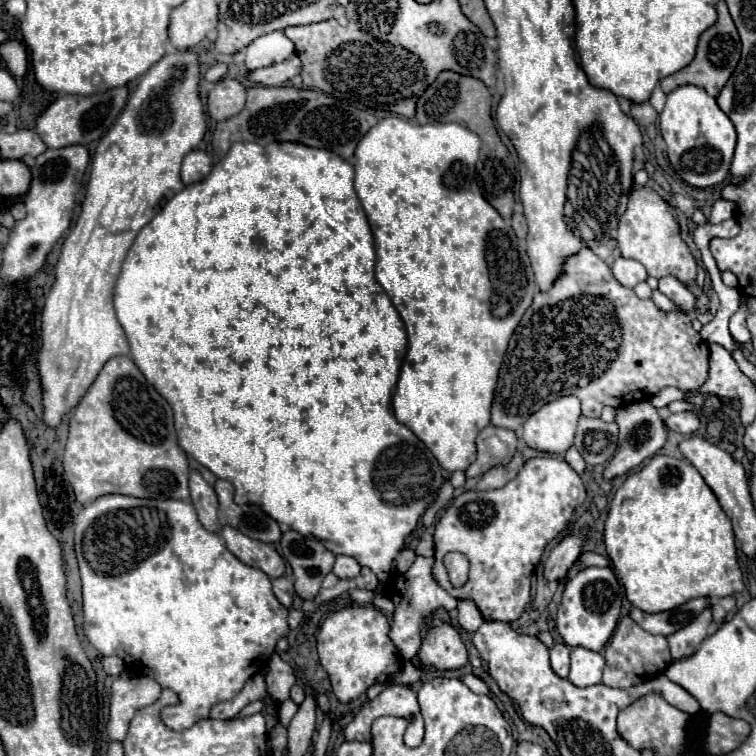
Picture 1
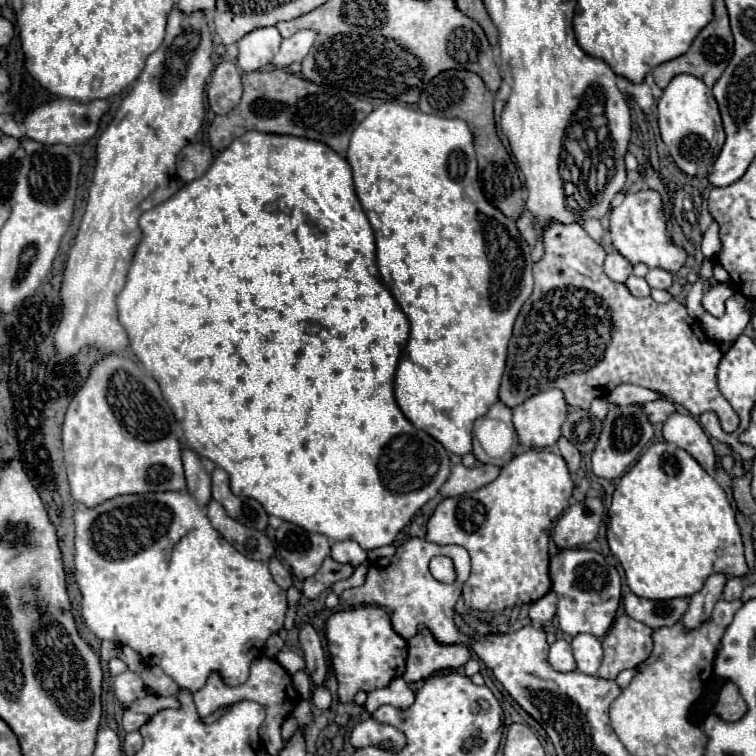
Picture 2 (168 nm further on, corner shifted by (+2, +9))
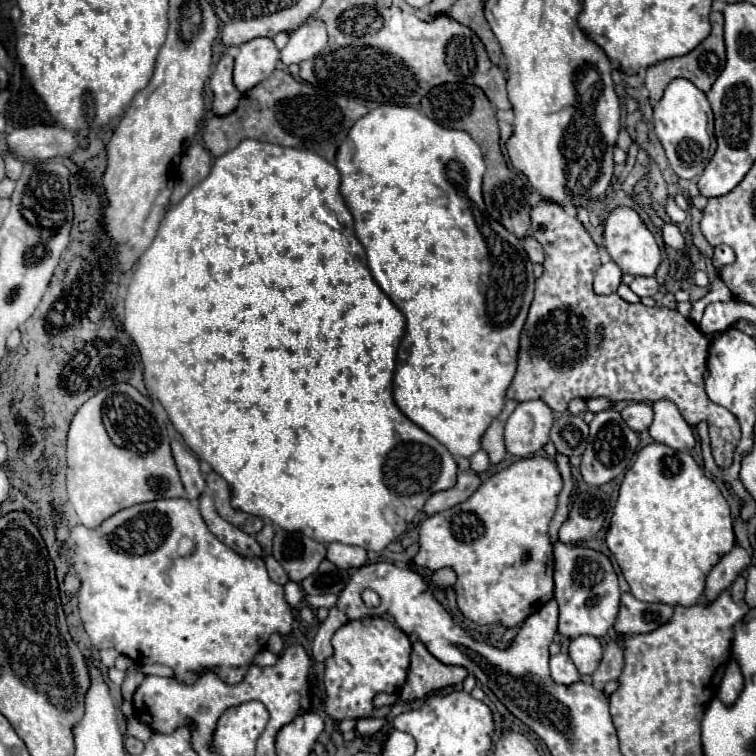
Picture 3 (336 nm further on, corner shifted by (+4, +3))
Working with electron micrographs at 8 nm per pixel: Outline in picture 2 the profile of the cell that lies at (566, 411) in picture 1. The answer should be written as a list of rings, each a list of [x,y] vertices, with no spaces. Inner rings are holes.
[[[548,389],[512,409],[514,427],[522,445],[544,449],[556,445],[568,405],[558,389]]]

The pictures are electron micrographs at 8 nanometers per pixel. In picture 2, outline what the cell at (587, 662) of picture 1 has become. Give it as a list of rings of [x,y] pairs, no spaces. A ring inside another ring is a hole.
[[[580,633],[572,639],[574,659],[578,663],[578,671],[586,675],[596,675],[602,663],[602,643],[598,637],[590,633]]]

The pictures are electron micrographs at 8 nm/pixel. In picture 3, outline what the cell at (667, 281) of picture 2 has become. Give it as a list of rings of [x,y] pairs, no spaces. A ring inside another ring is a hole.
[[[636,277],[632,283],[630,283],[630,289],[640,295],[640,297],[652,297],[658,293],[660,285],[656,281],[656,277]]]

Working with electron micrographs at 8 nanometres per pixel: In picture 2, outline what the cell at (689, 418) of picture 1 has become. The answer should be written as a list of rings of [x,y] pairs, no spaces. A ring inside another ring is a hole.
[[[656,399],[656,401],[648,401],[648,403],[642,403],[642,411],[650,417],[652,423],[662,423],[666,421],[666,417],[670,413],[674,413],[674,405],[666,399]]]

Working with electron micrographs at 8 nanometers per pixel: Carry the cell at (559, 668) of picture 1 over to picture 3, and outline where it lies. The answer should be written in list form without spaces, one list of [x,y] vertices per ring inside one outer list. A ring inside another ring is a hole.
[[[558,653],[550,657],[550,673],[552,673],[552,679],[560,685],[572,685],[580,679],[578,669],[574,667],[568,653]]]

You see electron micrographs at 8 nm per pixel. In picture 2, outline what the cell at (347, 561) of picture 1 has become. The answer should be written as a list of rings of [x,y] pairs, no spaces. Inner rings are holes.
[[[356,541],[332,543],[332,555],[330,557],[338,563],[350,563],[352,567],[358,567],[360,563],[364,563],[368,559],[366,551]]]

